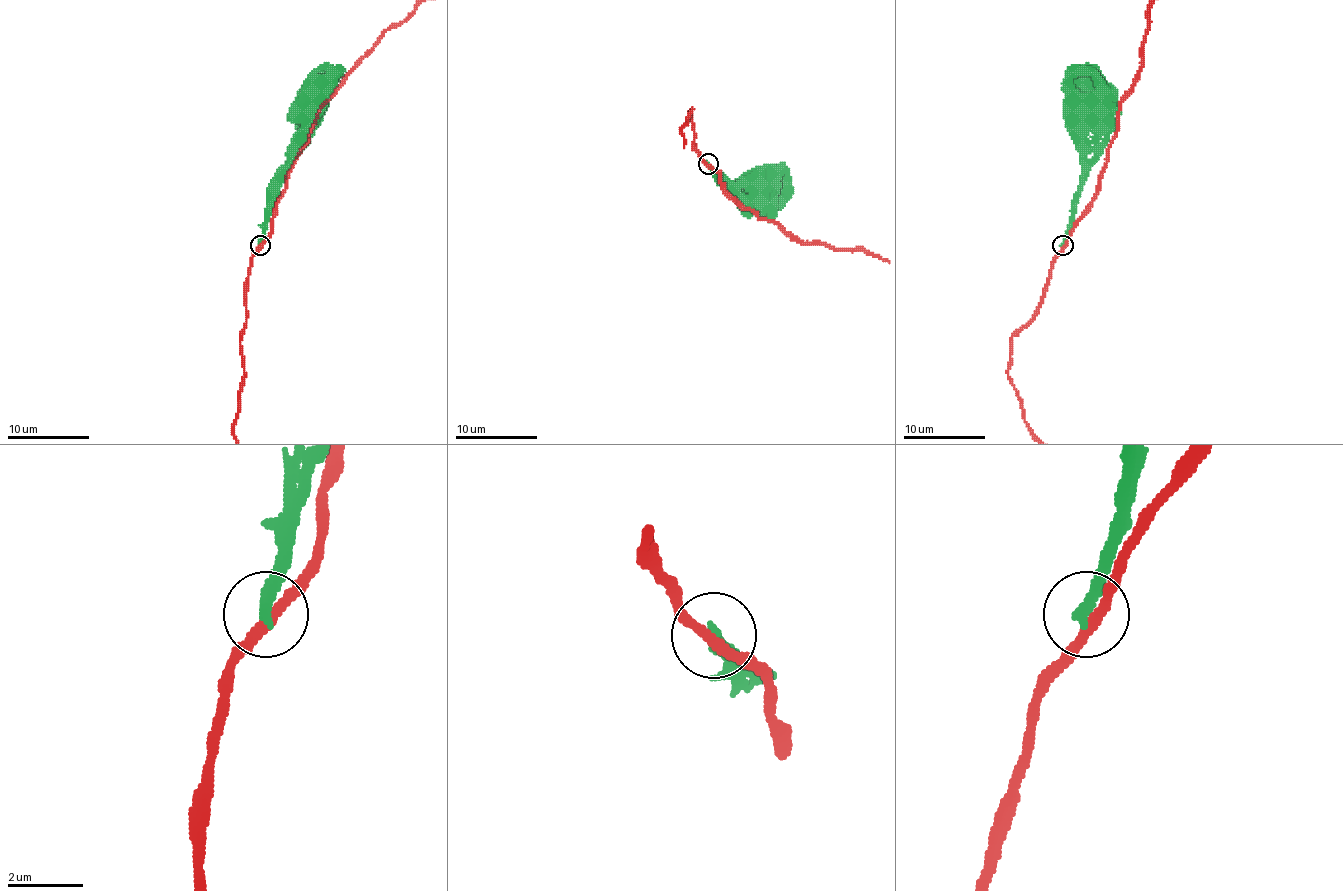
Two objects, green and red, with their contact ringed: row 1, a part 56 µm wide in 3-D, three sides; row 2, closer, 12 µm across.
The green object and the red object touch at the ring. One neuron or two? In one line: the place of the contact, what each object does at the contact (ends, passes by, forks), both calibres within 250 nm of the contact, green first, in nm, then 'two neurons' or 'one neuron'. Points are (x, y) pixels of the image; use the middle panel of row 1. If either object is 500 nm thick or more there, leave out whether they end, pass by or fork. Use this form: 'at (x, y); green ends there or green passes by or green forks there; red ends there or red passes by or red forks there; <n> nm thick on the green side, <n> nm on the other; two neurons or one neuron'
at (708, 164); green ends there; red passes by; 280 nm thick on the green side, 280 nm on the other; two neurons

